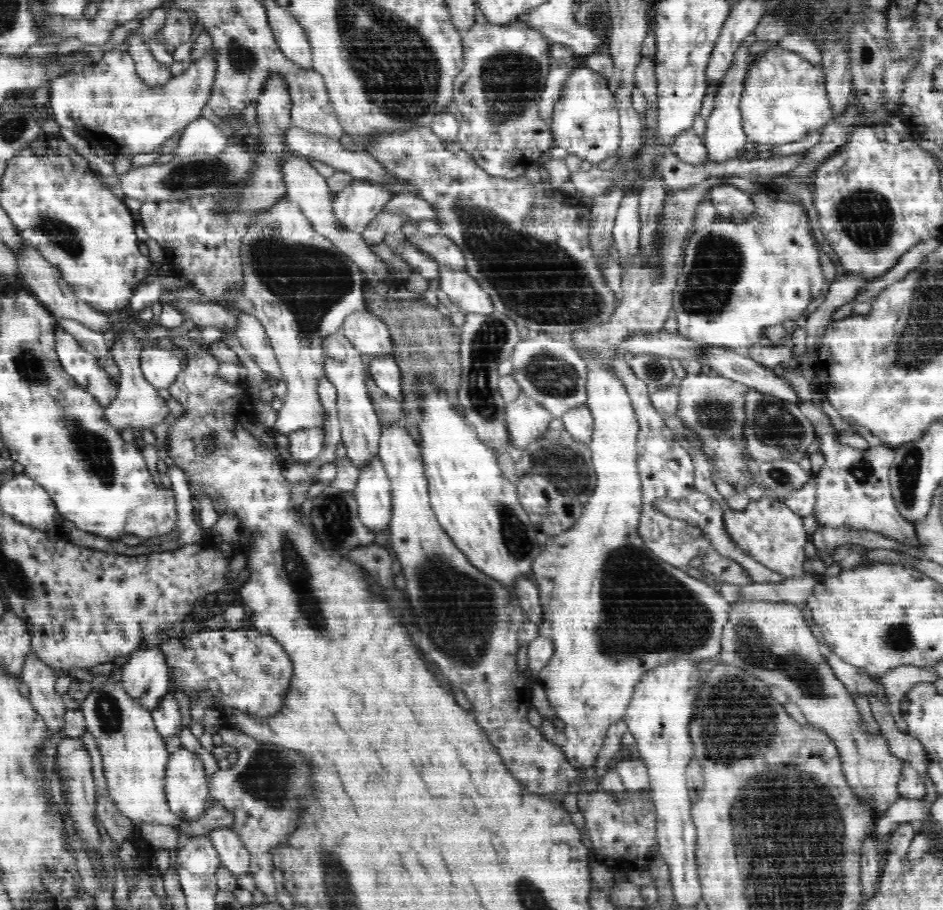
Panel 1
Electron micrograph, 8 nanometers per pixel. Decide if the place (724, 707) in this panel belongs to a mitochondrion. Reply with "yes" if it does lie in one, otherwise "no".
yes

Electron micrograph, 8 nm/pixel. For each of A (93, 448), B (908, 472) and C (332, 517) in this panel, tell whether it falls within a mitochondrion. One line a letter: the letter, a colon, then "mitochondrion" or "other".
A: mitochondrion
B: mitochondrion
C: mitochondrion

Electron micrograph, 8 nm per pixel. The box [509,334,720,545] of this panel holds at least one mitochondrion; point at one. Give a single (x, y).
(564, 469)

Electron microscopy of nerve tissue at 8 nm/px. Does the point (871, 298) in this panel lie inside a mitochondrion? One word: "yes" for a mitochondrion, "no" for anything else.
no

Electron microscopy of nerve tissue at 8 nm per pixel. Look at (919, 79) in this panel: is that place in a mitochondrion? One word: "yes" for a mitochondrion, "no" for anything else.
no

